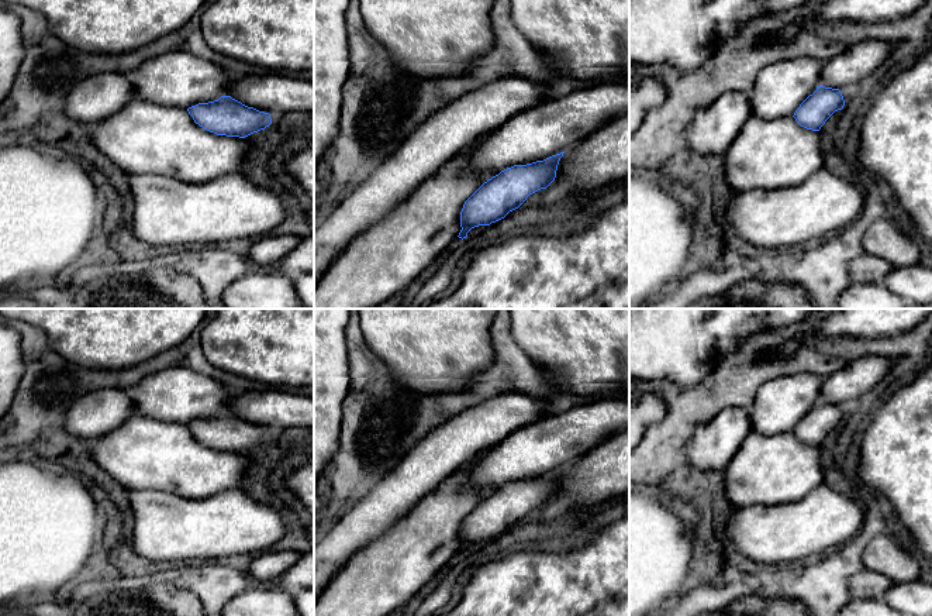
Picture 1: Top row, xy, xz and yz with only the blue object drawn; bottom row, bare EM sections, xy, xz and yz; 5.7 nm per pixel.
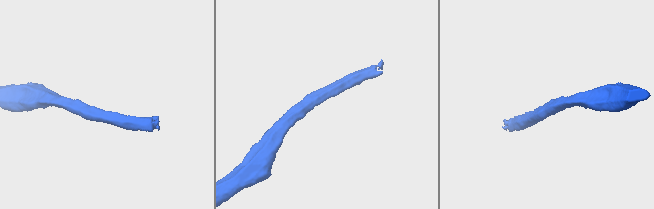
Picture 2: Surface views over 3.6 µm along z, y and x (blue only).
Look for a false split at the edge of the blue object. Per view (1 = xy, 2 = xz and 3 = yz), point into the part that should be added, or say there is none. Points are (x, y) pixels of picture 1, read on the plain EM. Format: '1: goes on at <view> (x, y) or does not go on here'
1: does not go on here
2: does not go on here
3: does not go on here

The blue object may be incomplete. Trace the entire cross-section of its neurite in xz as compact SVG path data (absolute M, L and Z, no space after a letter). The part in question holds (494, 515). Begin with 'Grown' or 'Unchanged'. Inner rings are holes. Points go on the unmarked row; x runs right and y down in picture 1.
Unchanged. M565 468L527 481L514 481L484 498L463 520L459 554L479 541L490 541L518 524L529 510L546 505L556 493Z

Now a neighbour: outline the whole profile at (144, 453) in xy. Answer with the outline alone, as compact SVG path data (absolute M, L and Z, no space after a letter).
M139 413L90 443L89 451L96 465L125 489L162 491L187 499L241 488L249 465L244 454L204 445L186 424Z

